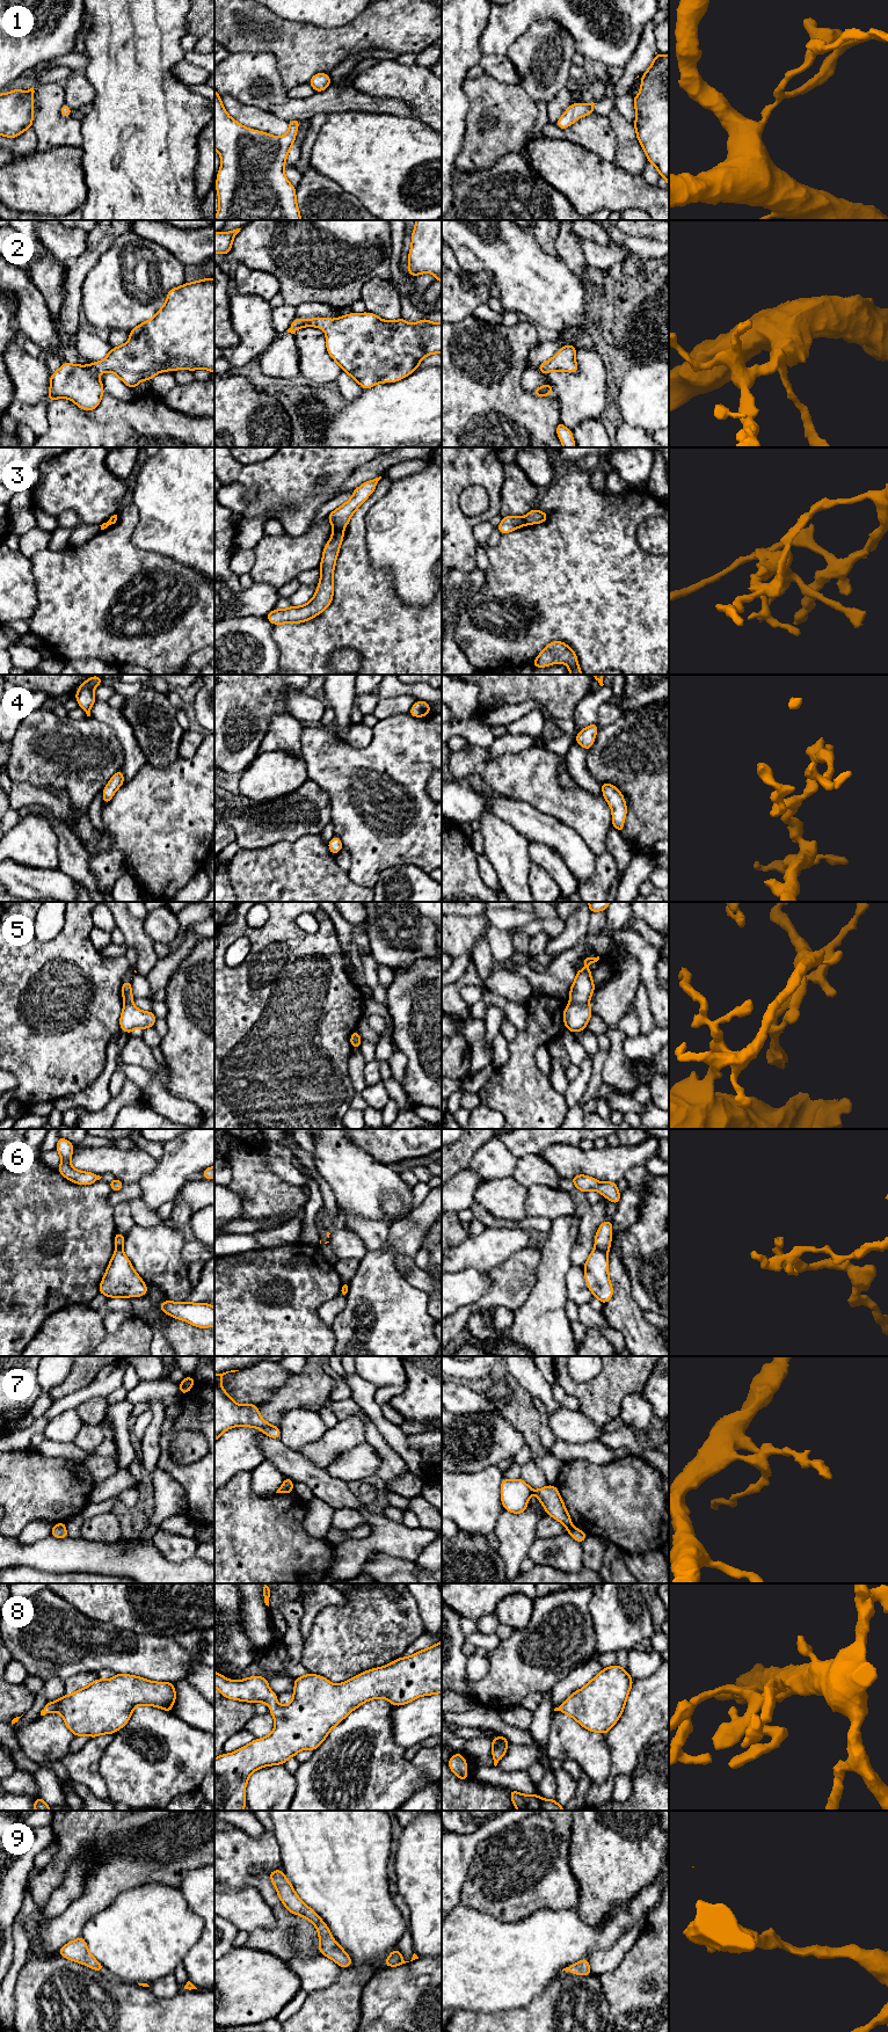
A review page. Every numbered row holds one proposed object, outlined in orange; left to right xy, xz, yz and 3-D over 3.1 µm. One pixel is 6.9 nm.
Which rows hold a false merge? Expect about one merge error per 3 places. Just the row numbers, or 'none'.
3, 5, 6, 7

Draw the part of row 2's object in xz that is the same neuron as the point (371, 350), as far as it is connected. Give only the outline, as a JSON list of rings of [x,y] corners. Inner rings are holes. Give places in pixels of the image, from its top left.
[[[369,312],[350,313],[335,320],[329,318],[304,320],[296,316],[286,332],[294,334],[297,329],[304,327],[318,327],[326,332],[326,348],[329,356],[363,389],[380,383],[399,381],[417,370],[420,362],[428,355],[442,354],[442,322],[430,322],[425,318],[416,323],[407,323],[403,318],[385,321]]]

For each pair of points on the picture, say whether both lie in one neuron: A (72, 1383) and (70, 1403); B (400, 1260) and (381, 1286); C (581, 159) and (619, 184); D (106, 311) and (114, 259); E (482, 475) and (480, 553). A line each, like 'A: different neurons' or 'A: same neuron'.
A: different neurons
B: different neurons
C: same neuron
D: same neuron
E: different neurons

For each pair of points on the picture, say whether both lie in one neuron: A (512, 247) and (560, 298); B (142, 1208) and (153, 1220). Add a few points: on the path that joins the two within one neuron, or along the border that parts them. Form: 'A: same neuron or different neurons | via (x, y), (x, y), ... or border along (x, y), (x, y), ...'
A: same neuron | via (521, 260), (547, 286)
B: same neuron | via (144, 1210), (151, 1217)

